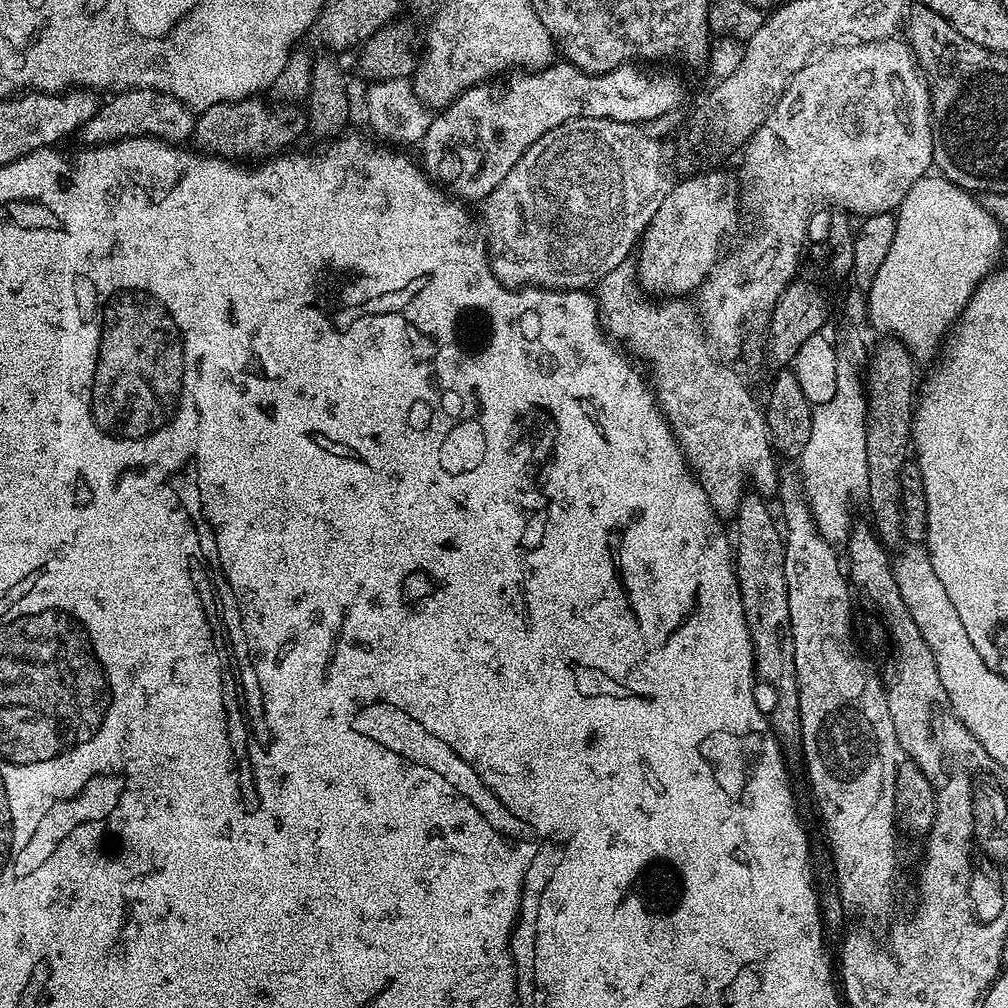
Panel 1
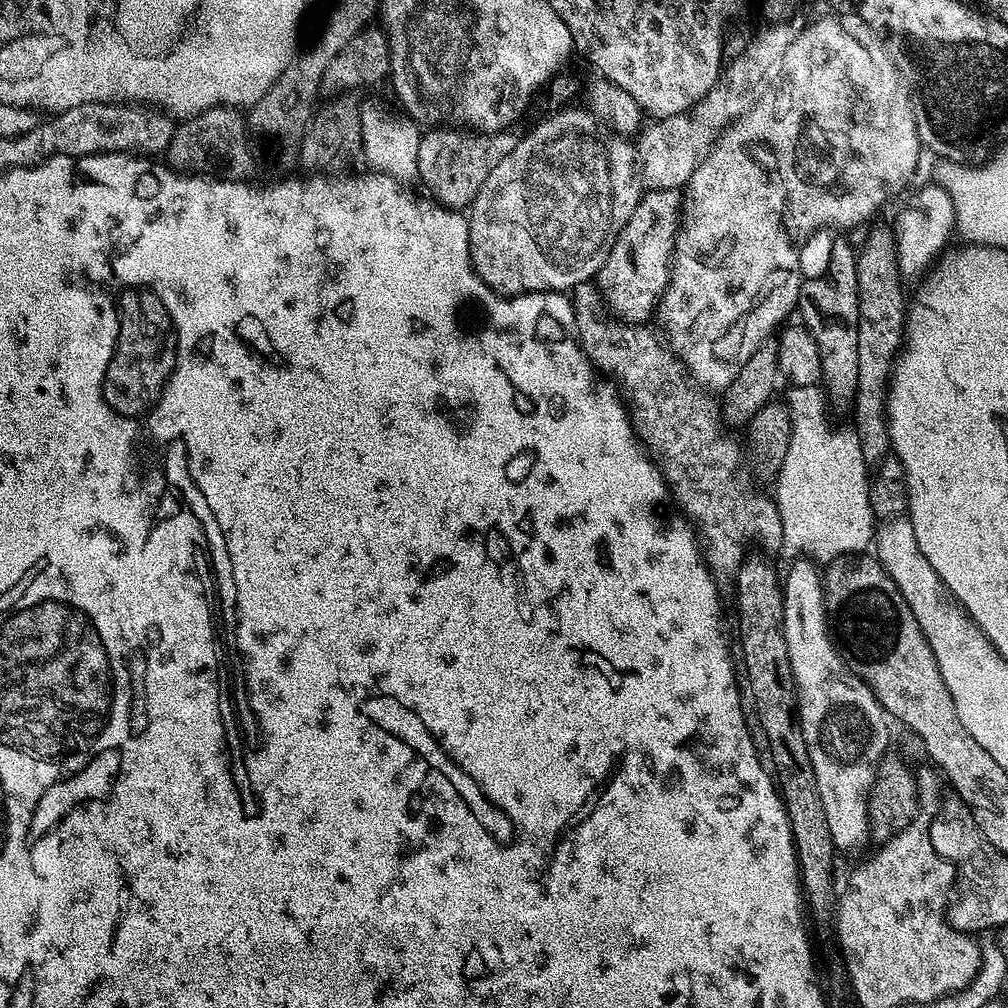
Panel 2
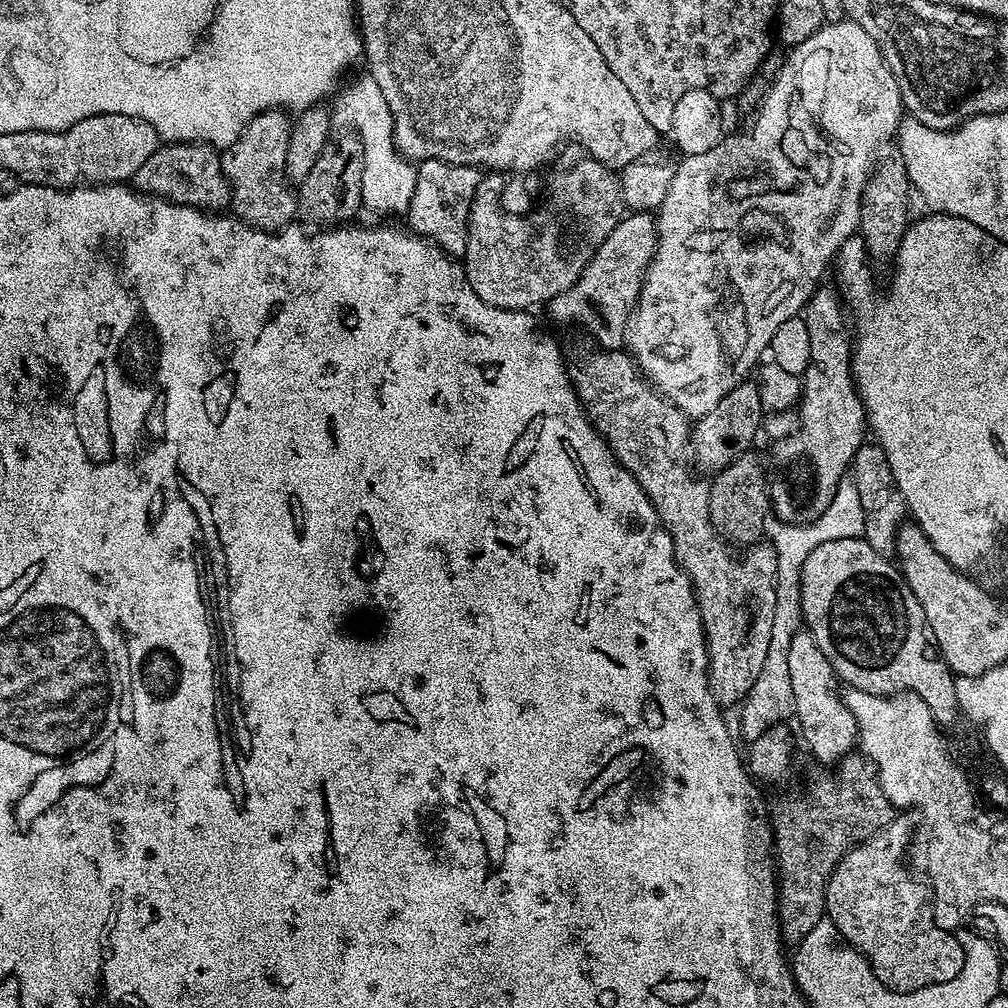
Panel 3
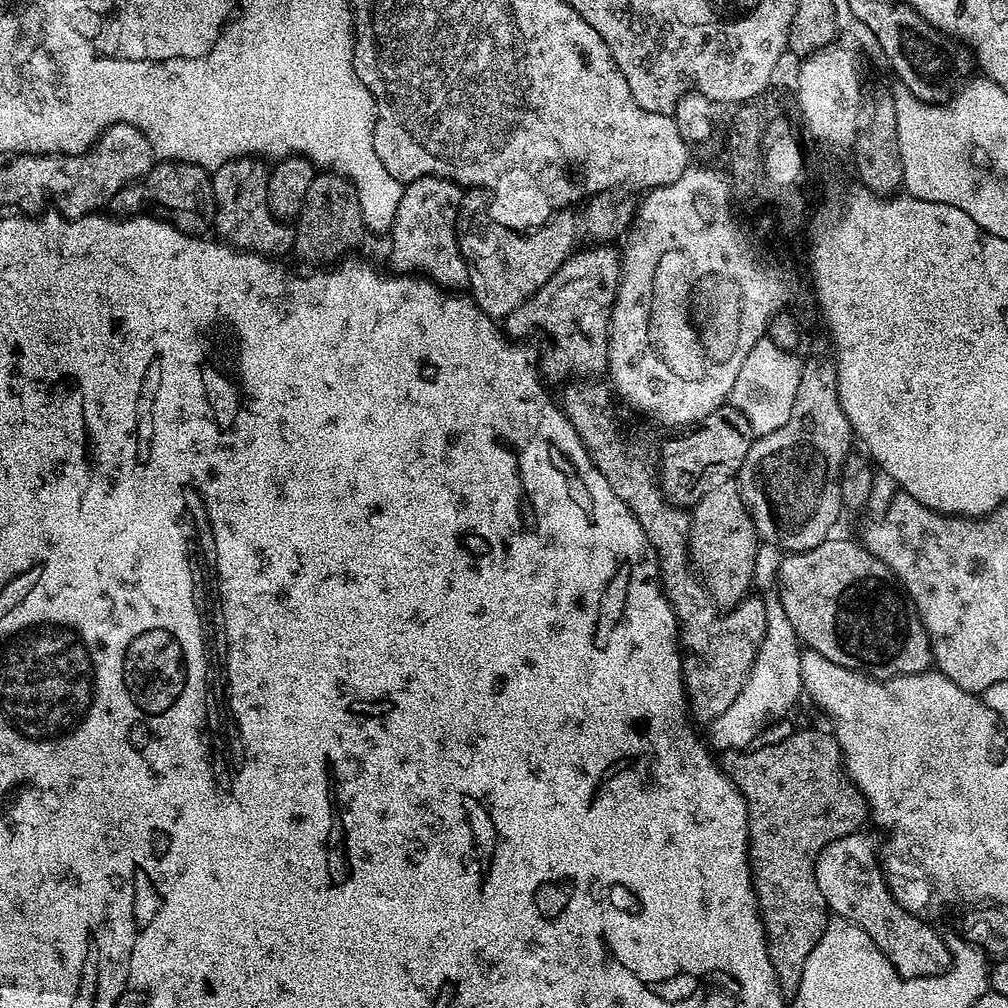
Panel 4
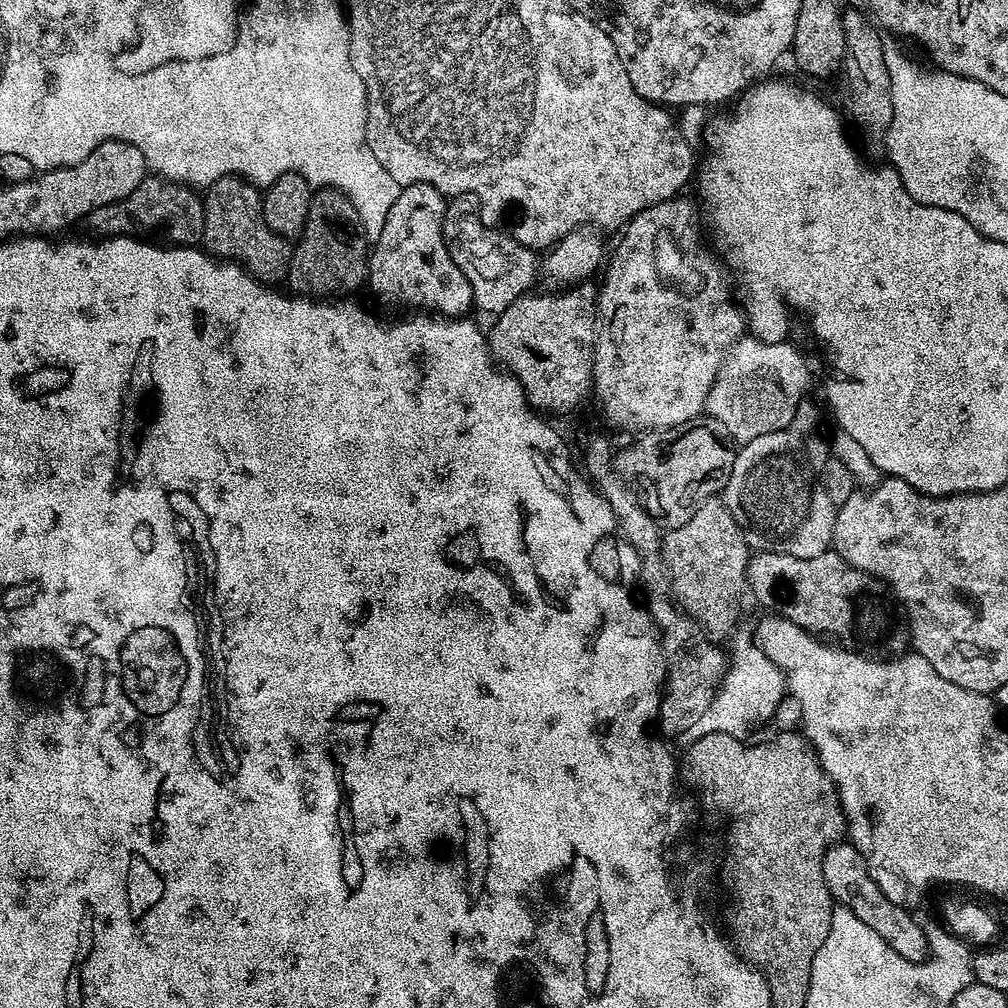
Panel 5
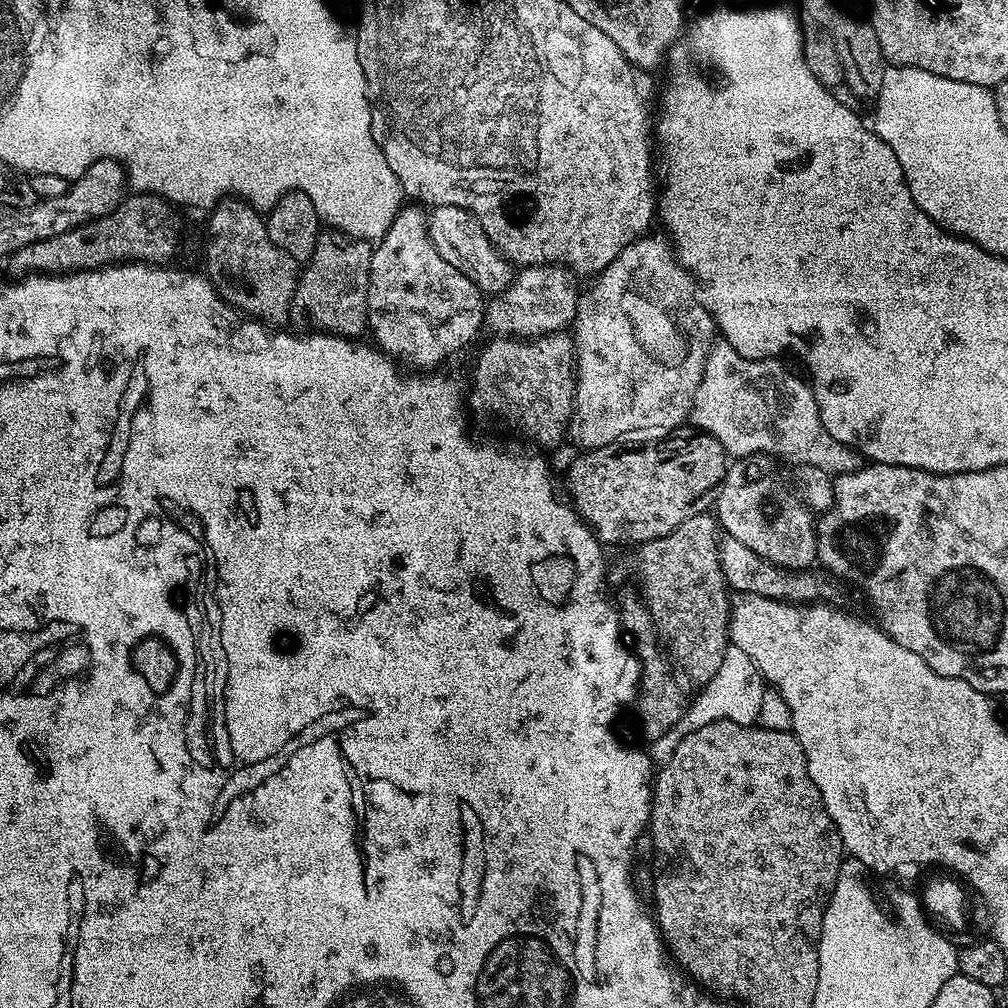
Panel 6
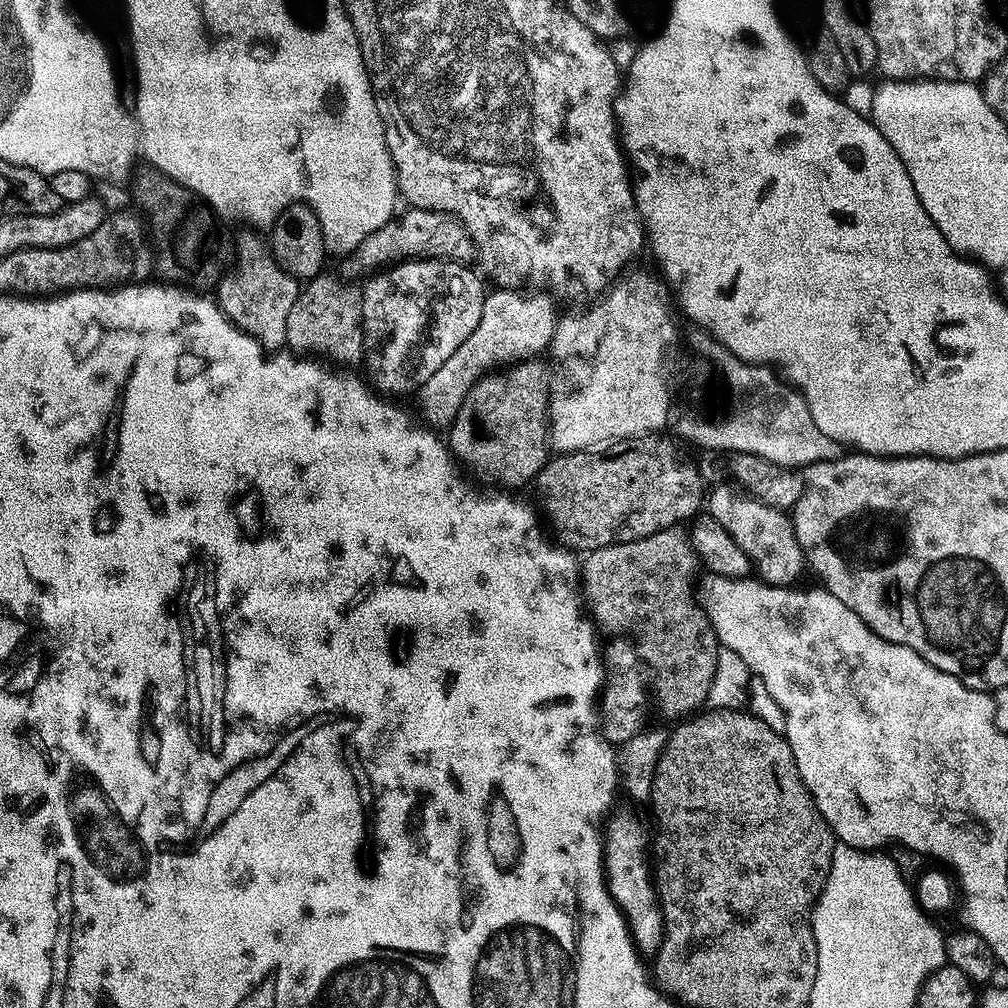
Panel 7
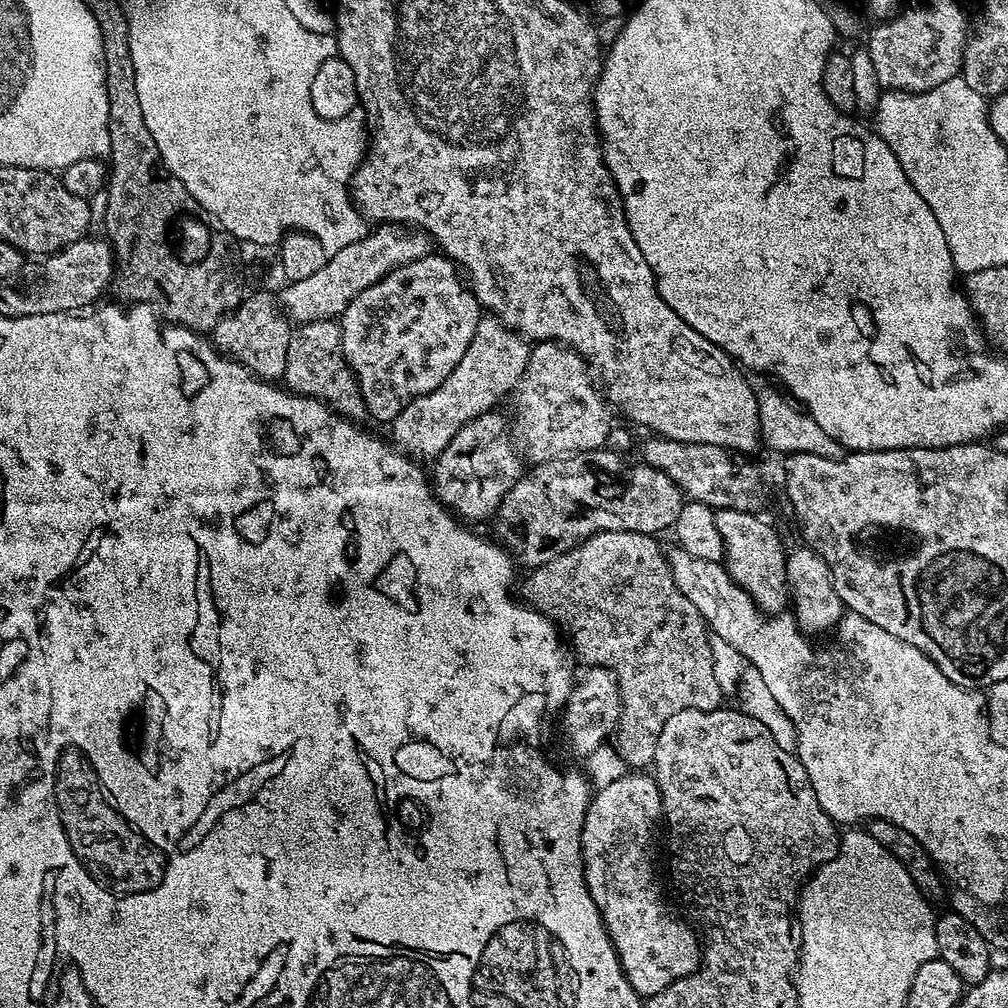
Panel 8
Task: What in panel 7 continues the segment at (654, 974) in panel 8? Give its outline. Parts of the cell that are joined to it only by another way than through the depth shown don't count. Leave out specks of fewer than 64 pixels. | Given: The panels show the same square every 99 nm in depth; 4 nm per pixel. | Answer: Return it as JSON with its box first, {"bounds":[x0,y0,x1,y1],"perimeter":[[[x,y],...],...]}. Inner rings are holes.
{"bounds":[602,812,664,958],"perimeter":[[[615,812],[607,817],[606,827],[602,832],[604,879],[608,885],[608,893],[628,921],[633,944],[645,957],[652,958],[659,952],[660,944],[664,941],[664,916],[660,913],[660,901],[653,883],[654,876],[650,871],[650,860],[648,864],[650,832],[649,829],[648,832],[644,829],[643,822],[634,813]]]}

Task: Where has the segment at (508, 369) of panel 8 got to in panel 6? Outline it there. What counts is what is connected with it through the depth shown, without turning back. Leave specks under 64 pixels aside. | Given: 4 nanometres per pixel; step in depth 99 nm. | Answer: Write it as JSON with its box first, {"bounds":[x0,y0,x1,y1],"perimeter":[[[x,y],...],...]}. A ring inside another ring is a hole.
{"bounds":[487,262,581,338],"perimeter":[[[532,262],[527,266],[513,275],[509,288],[487,301],[487,323],[496,324],[497,333],[517,338],[546,336],[567,329],[576,319],[576,304],[581,298],[573,270],[560,262]]]}

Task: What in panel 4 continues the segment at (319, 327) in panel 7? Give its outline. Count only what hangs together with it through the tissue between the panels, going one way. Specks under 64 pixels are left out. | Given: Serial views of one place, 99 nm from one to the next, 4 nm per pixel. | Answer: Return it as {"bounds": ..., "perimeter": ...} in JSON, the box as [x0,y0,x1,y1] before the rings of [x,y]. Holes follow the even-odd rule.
{"bounds":[294,170,366,266],"perimeter":[[[324,170],[316,175],[314,182],[310,182],[310,190],[306,190],[302,210],[294,221],[294,231],[295,255],[316,264],[312,266],[324,266],[347,257],[351,253],[348,251],[358,247],[360,239],[366,236],[362,206],[358,202],[358,194],[352,181],[331,170]]]}

